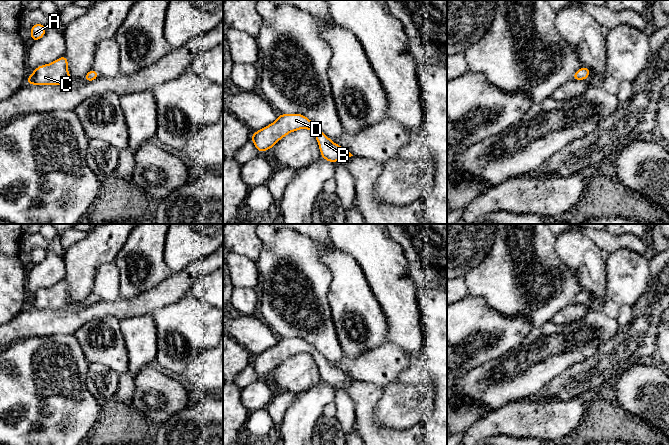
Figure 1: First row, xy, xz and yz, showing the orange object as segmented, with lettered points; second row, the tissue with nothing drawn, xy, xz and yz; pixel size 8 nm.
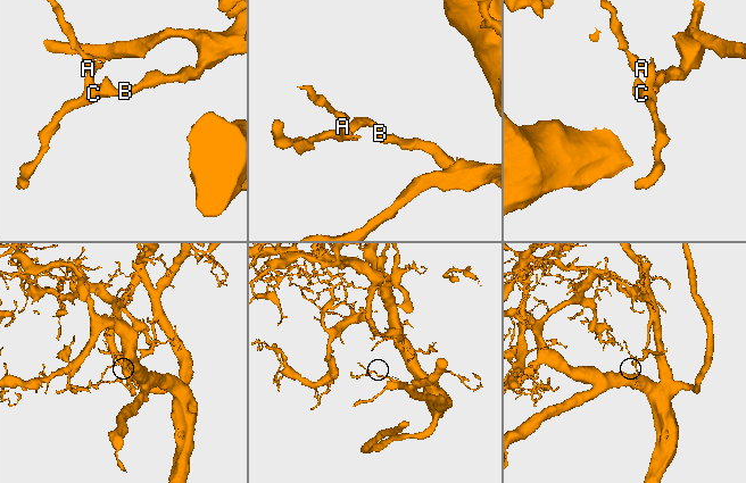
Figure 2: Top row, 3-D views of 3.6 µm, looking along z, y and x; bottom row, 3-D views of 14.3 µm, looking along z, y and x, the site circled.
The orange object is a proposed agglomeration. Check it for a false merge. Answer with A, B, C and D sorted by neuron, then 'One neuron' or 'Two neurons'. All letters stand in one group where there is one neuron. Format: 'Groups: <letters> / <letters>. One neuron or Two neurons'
Groups: A B C D. One neuron

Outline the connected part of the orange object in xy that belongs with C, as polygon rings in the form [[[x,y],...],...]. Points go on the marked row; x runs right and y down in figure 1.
[[[65,55],[53,63],[38,66],[35,71],[27,77],[26,84],[33,85],[67,85],[72,83],[68,73],[68,59]]]

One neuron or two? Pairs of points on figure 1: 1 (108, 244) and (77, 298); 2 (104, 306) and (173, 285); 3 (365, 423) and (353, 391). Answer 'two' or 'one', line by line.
1: one
2: one
3: one

